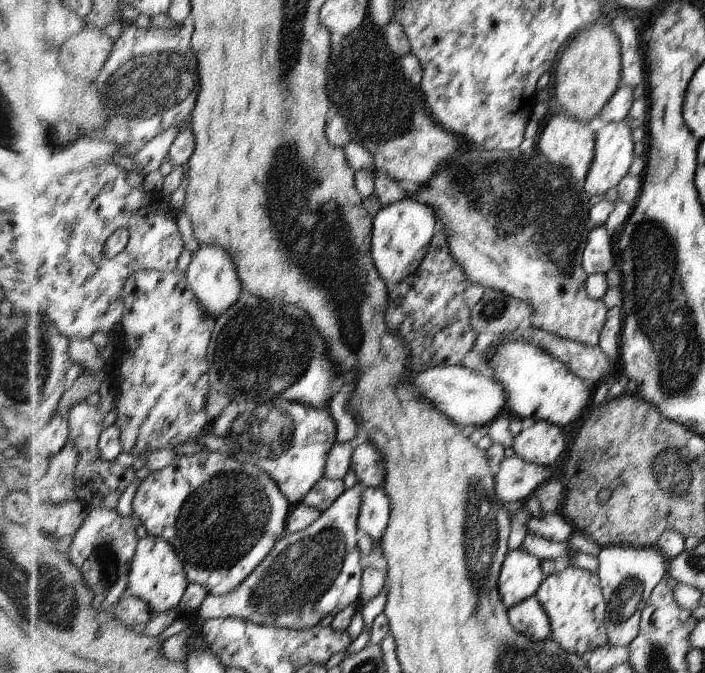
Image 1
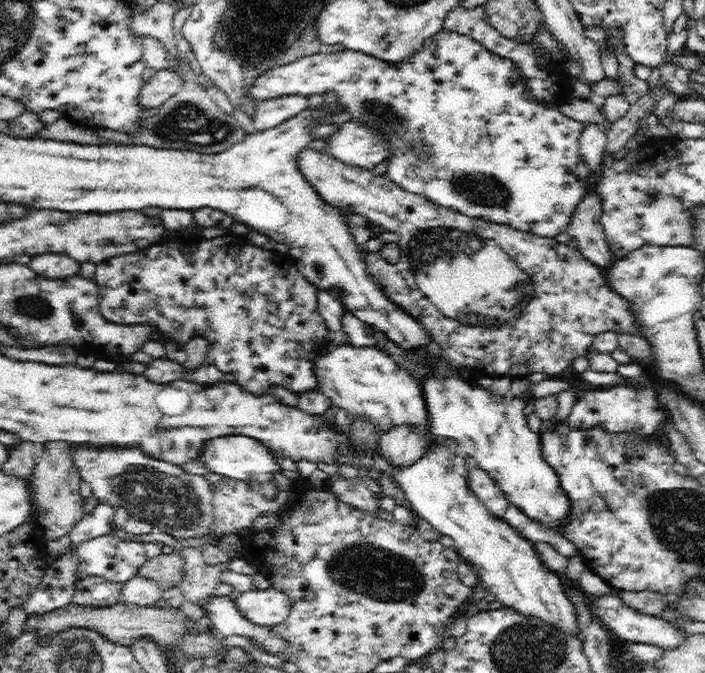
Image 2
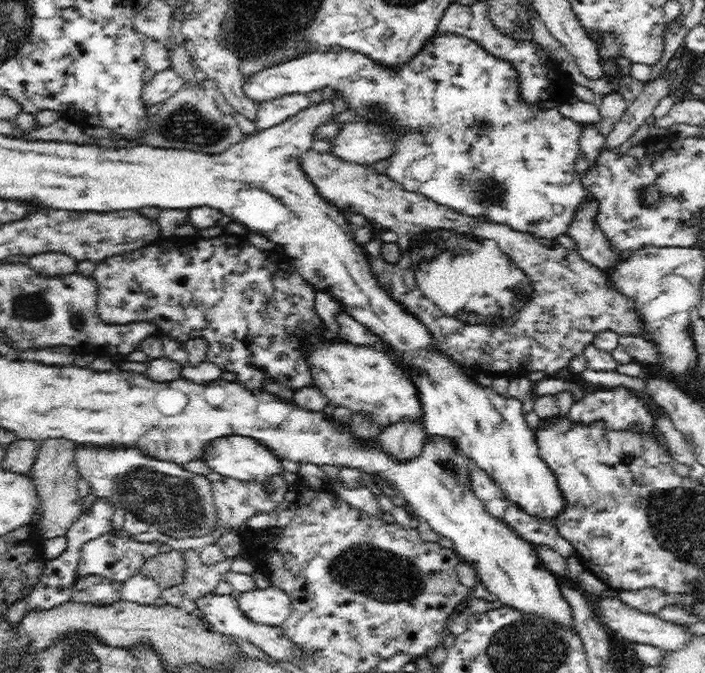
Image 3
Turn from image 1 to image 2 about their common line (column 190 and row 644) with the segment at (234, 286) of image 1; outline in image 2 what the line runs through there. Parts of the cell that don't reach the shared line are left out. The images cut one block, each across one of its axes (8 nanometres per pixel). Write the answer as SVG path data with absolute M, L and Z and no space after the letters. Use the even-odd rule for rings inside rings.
M229 596L212 597L203 604L202 608L209 609L211 612L209 618L223 638L234 634L243 635L253 639L253 641L263 643L266 650L273 655L281 655L284 643L280 642L280 639L272 638L272 634L279 629L261 627L245 619L236 609L235 601Z

